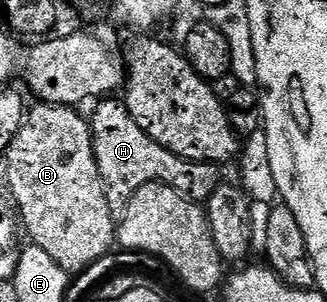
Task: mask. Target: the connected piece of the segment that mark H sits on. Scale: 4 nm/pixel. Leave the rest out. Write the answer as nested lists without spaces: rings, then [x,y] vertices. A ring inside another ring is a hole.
[[[105,98],[96,105],[91,115],[91,131],[93,134],[93,153],[99,168],[101,181],[105,184],[105,194],[110,208],[124,209],[129,197],[134,196],[145,184],[166,184],[176,192],[186,193],[190,200],[207,202],[211,194],[223,183],[222,169],[216,164],[184,160],[171,150],[159,146],[131,118],[124,103],[117,98]]]

